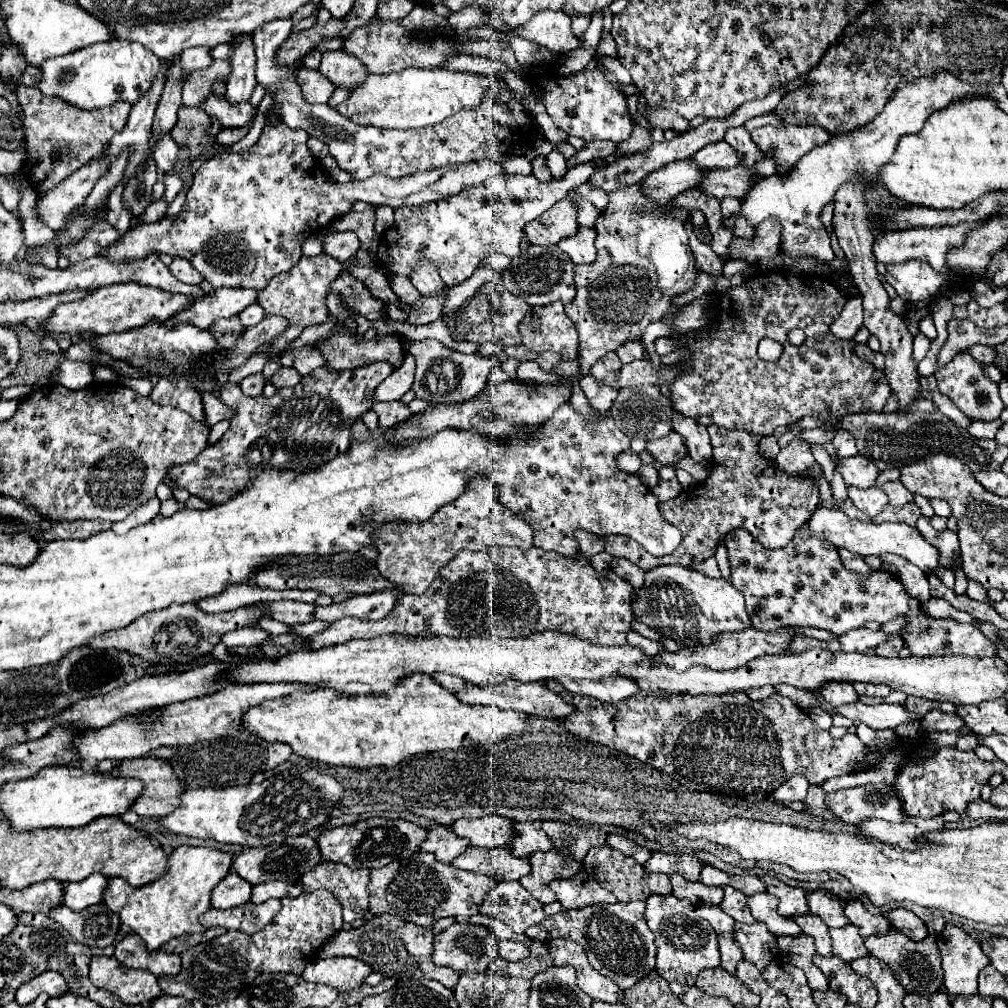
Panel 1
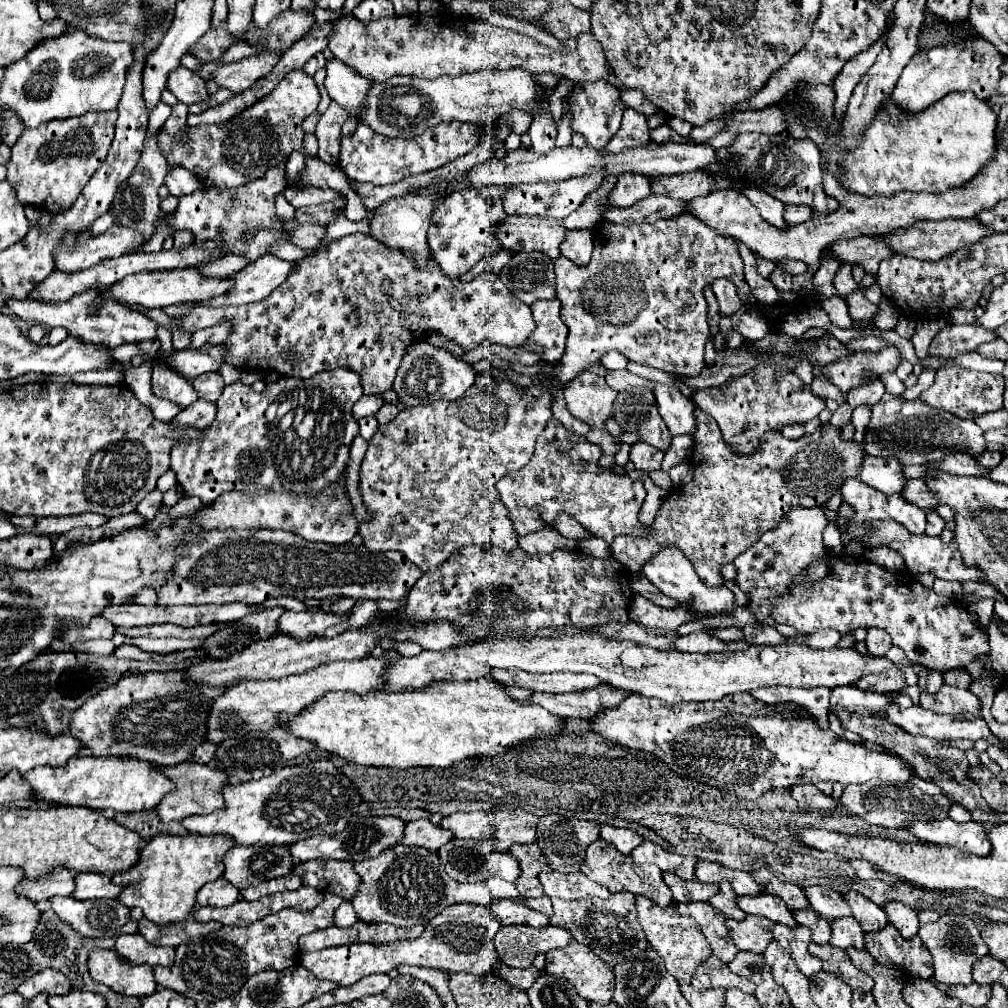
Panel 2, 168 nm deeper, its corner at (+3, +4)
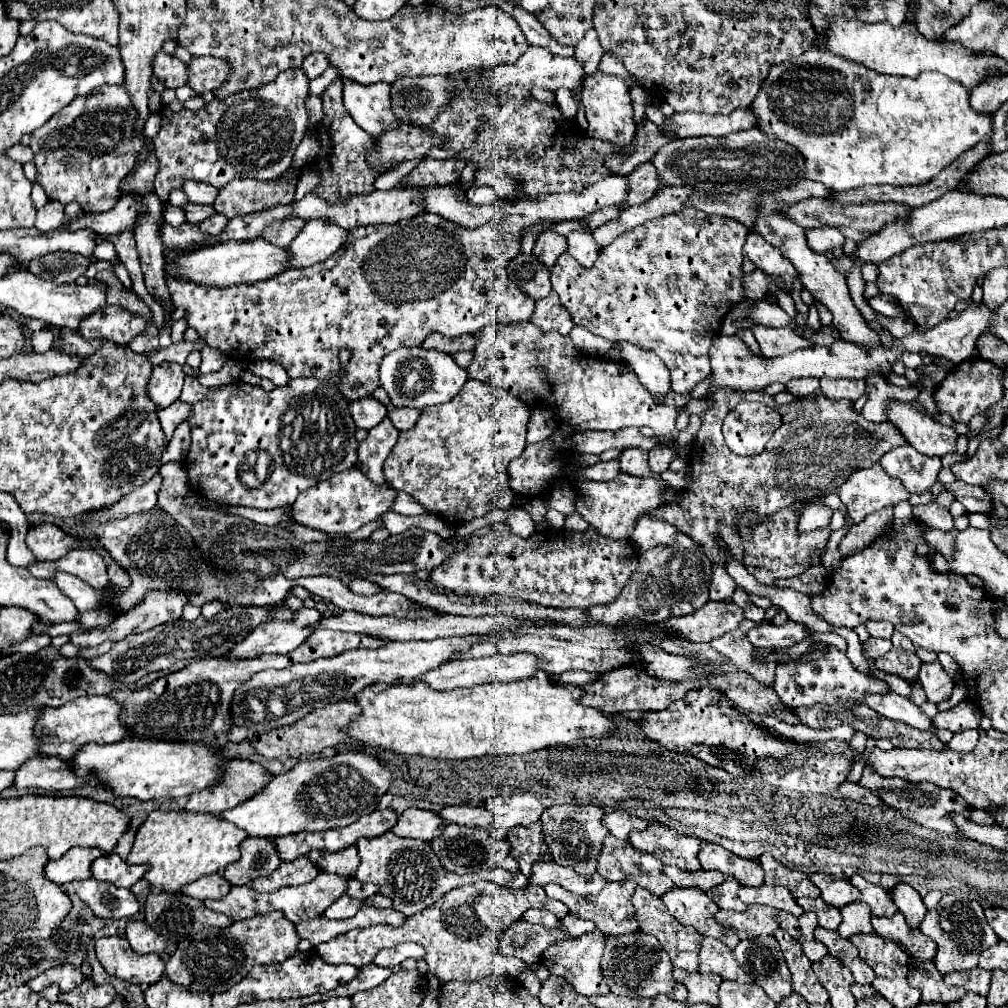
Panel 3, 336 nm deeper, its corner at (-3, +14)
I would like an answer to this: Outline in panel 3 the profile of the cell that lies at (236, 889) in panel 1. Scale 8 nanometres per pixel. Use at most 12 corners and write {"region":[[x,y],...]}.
{"region":[[206,875],[188,883],[182,893],[206,901],[230,893],[222,875]]}

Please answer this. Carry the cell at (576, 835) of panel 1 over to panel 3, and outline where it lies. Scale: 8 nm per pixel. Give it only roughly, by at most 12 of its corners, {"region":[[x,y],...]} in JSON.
{"region":[[552,805],[540,817],[558,865],[596,871],[608,829],[598,805]]}

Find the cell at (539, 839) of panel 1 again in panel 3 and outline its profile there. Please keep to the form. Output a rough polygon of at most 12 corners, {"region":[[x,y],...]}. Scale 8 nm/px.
{"region":[[530,791],[494,797],[492,839],[540,819],[544,805]]}

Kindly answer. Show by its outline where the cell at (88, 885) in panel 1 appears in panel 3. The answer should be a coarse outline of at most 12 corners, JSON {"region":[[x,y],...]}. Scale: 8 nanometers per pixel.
{"region":[[116,853],[92,863],[92,877],[132,887],[146,865],[128,865]]}

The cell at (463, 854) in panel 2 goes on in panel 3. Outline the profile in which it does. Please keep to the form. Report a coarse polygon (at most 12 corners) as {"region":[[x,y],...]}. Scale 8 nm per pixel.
{"region":[[448,825],[432,843],[458,875],[518,871],[508,841],[486,829]]}

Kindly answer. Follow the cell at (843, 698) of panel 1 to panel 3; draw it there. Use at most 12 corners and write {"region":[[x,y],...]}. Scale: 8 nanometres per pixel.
{"region":[[894,691],[866,693],[864,703],[888,719],[928,731],[930,719]]}

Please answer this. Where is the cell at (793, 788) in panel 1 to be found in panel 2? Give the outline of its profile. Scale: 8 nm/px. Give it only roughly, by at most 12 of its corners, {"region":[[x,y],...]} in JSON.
{"region":[[796,785],[790,795],[798,803],[832,811],[838,799],[820,793],[816,785]]}

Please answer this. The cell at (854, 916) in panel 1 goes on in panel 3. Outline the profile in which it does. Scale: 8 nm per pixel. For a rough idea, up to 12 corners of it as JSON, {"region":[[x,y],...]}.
{"region":[[860,875],[850,883],[874,915],[892,917],[898,911],[890,893]]}

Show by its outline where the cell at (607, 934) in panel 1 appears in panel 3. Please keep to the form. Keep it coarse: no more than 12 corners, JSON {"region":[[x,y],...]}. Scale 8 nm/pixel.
{"region":[[634,881],[606,883],[598,895],[544,887],[574,917],[604,935],[638,931]]}

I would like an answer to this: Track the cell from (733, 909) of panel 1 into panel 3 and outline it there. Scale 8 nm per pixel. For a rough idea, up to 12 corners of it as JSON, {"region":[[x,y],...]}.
{"region":[[734,877],[708,891],[720,909],[746,911]]}

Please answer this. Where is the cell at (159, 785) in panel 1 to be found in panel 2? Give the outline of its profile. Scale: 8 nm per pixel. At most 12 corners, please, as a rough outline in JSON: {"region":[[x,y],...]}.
{"region":[[200,763],[162,767],[176,789],[156,807],[182,821],[224,807],[228,775]]}

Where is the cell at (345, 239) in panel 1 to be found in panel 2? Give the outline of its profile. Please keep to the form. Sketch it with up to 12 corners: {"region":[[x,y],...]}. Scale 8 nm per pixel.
{"region":[[308,223],[286,239],[302,249],[316,249],[324,227]]}

